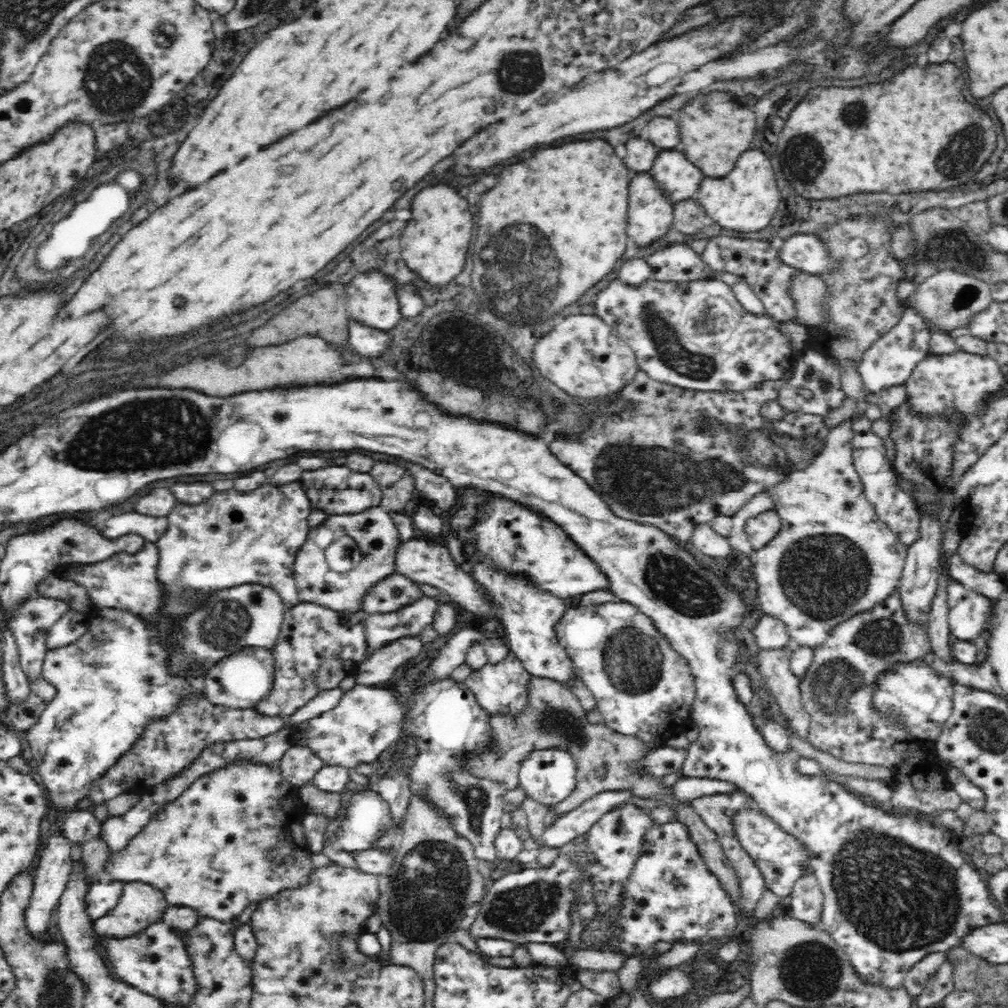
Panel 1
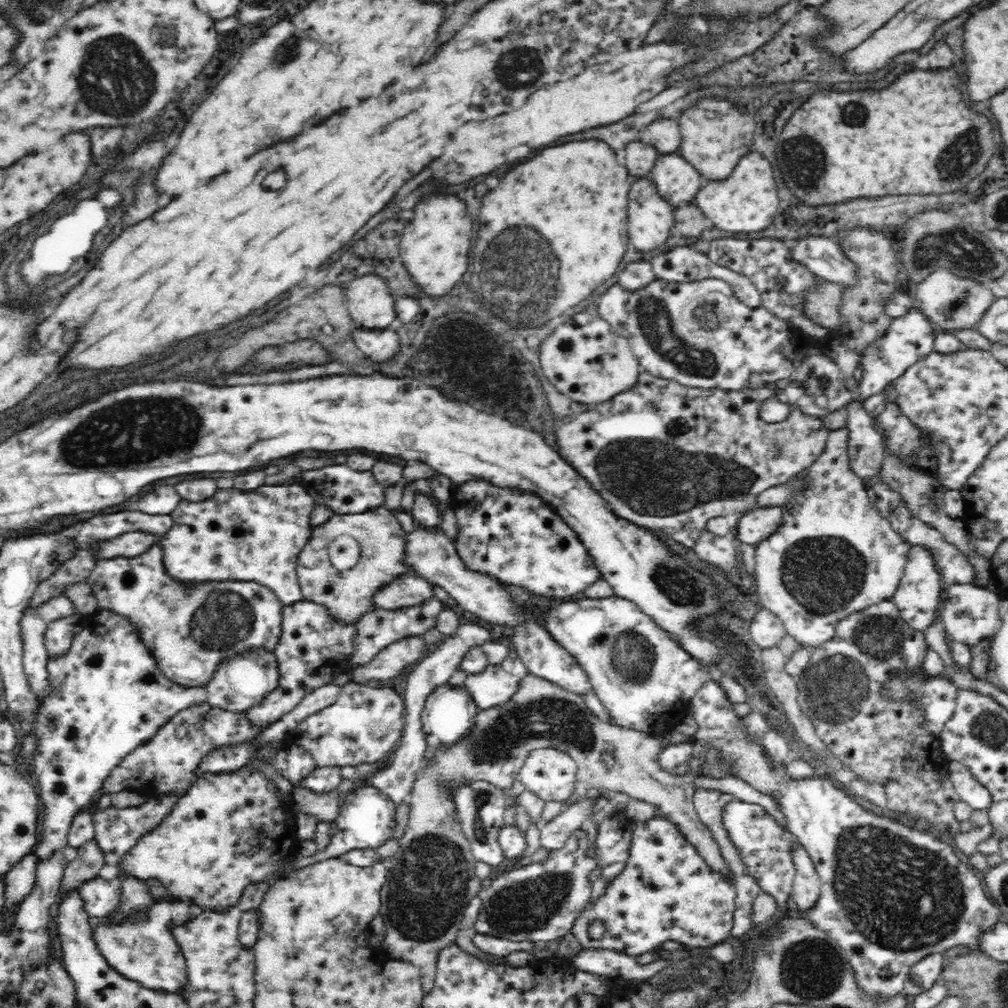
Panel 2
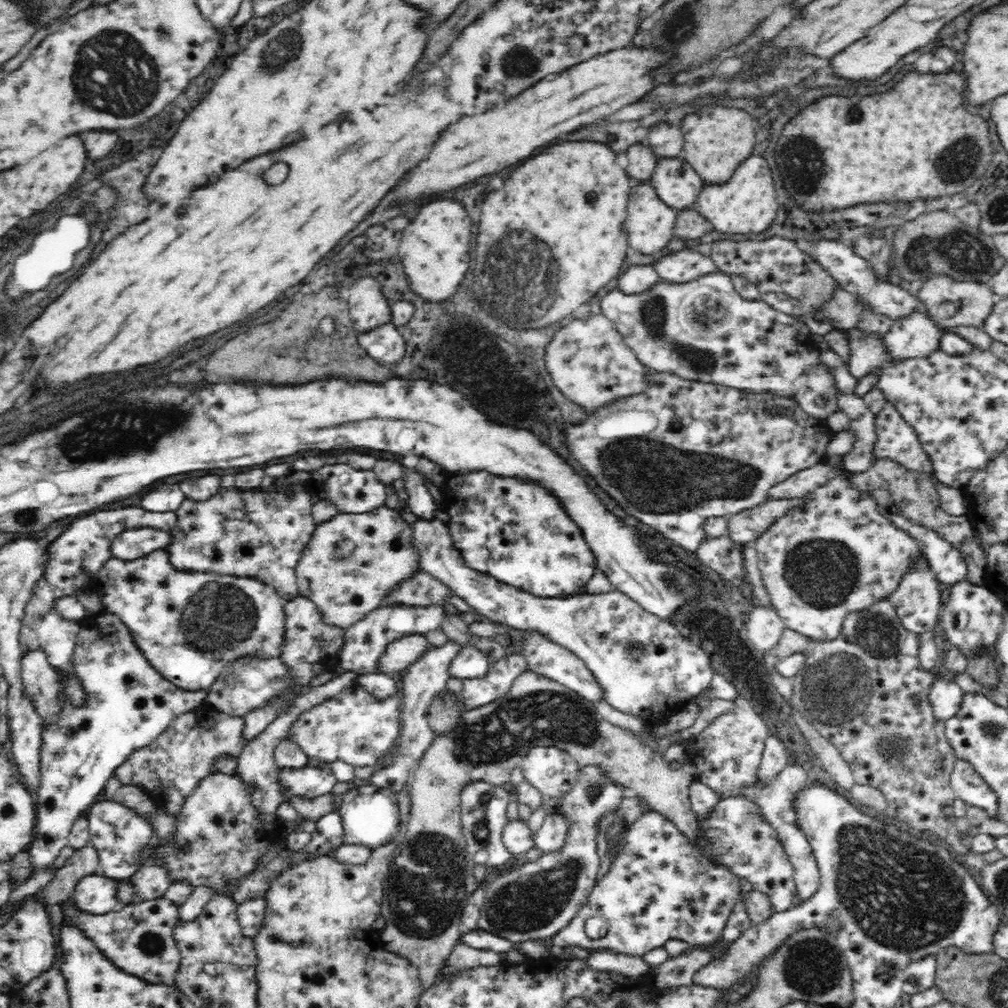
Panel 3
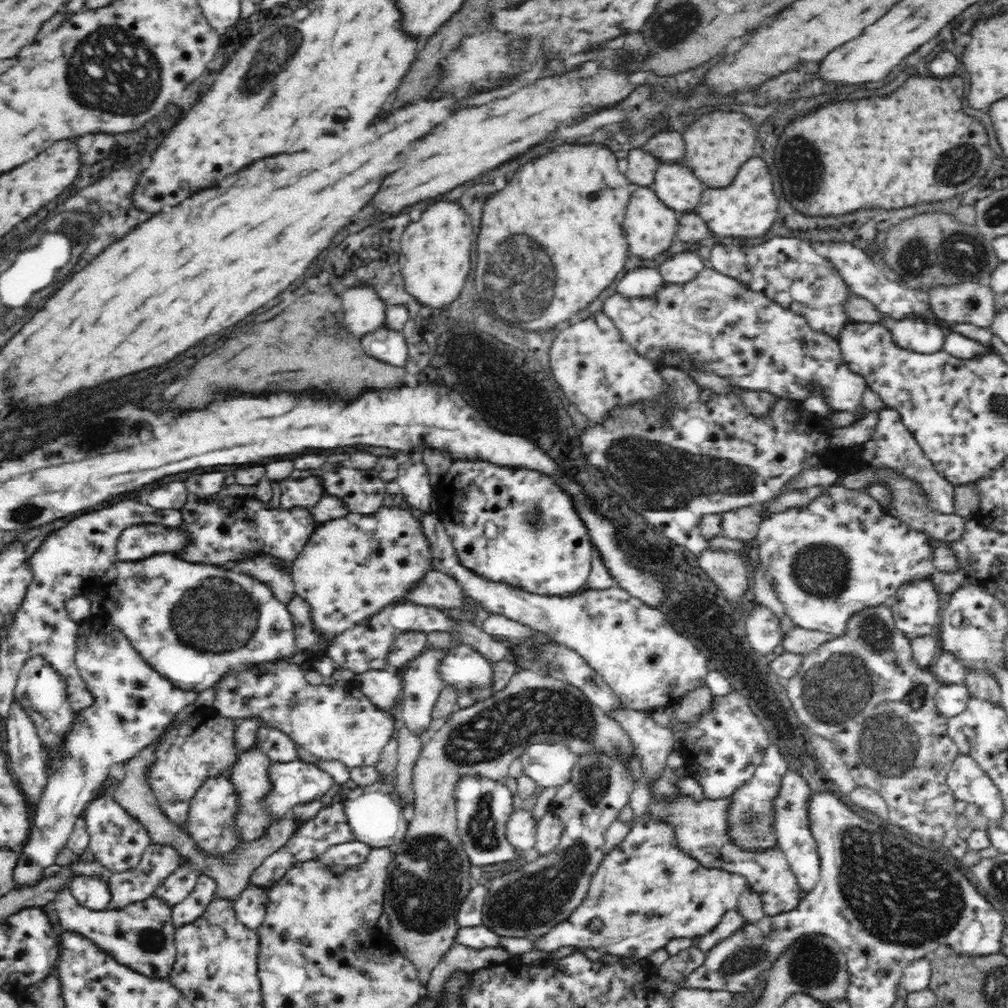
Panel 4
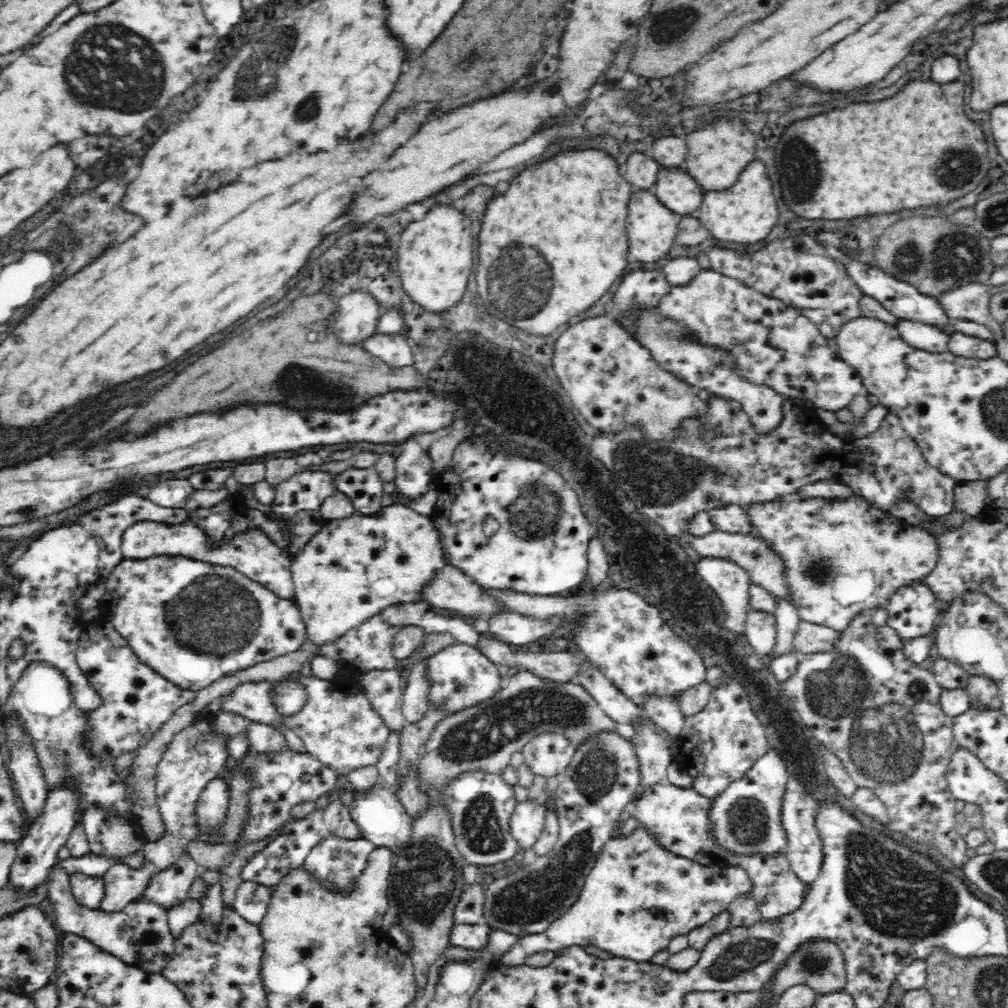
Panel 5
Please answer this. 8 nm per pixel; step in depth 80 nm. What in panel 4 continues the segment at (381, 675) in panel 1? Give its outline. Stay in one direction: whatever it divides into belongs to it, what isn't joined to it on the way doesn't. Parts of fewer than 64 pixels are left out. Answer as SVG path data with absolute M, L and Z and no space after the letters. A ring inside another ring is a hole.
M407 630L397 634L388 658L389 668L401 672L408 662L416 659L428 648L425 632Z

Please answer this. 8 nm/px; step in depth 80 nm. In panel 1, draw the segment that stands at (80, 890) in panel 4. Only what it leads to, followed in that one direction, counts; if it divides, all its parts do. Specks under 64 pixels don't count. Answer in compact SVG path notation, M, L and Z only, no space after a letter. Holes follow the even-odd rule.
M98 878L86 887L85 905L93 920L103 919L117 904L123 891L124 881L112 880L108 884Z

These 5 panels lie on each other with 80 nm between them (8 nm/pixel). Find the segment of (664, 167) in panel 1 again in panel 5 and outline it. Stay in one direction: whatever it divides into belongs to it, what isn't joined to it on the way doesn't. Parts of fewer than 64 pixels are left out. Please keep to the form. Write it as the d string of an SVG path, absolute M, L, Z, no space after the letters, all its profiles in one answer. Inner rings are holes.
M663 168L651 192L669 211L683 217L698 210L704 198L686 172L674 169Z

